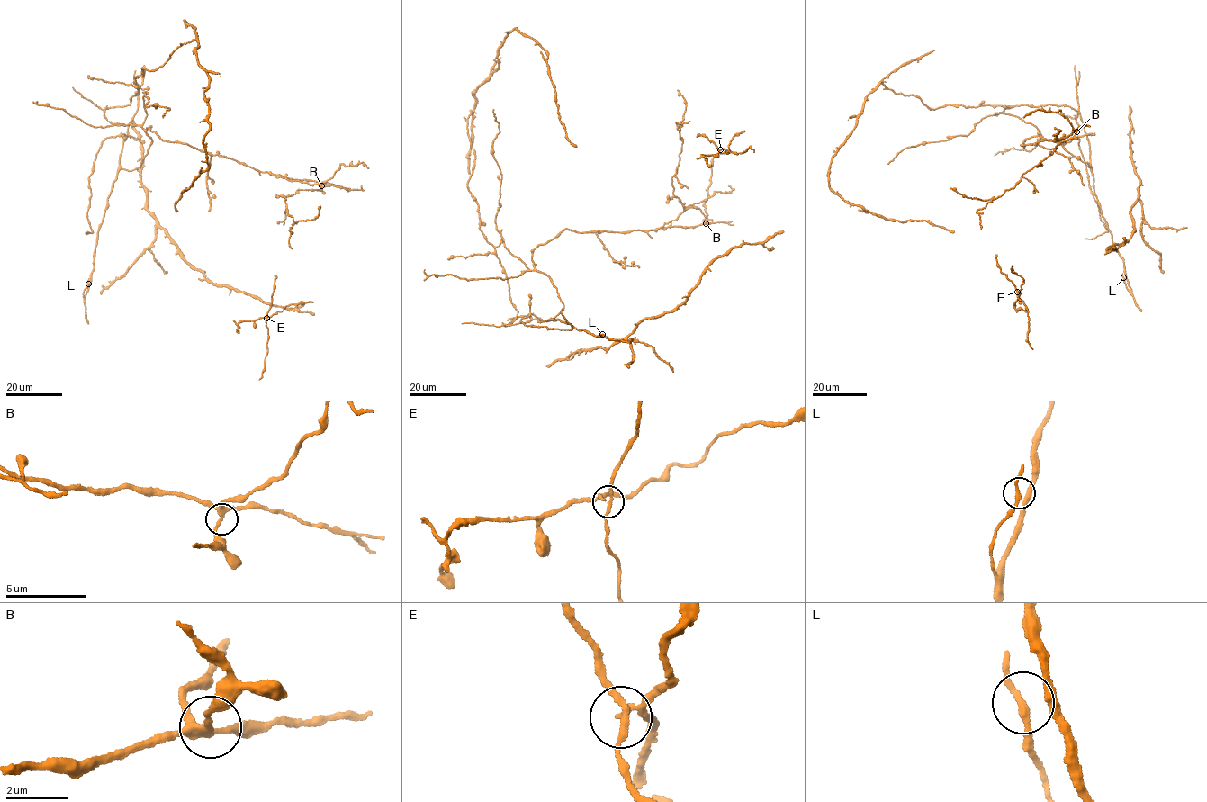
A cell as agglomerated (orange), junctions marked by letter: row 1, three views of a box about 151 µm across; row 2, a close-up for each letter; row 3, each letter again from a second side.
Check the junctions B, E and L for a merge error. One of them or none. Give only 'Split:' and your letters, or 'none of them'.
Split: E

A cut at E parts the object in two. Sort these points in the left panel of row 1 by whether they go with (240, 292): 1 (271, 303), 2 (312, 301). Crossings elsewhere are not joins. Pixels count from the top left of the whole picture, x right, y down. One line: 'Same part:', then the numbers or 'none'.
Same part: 1

